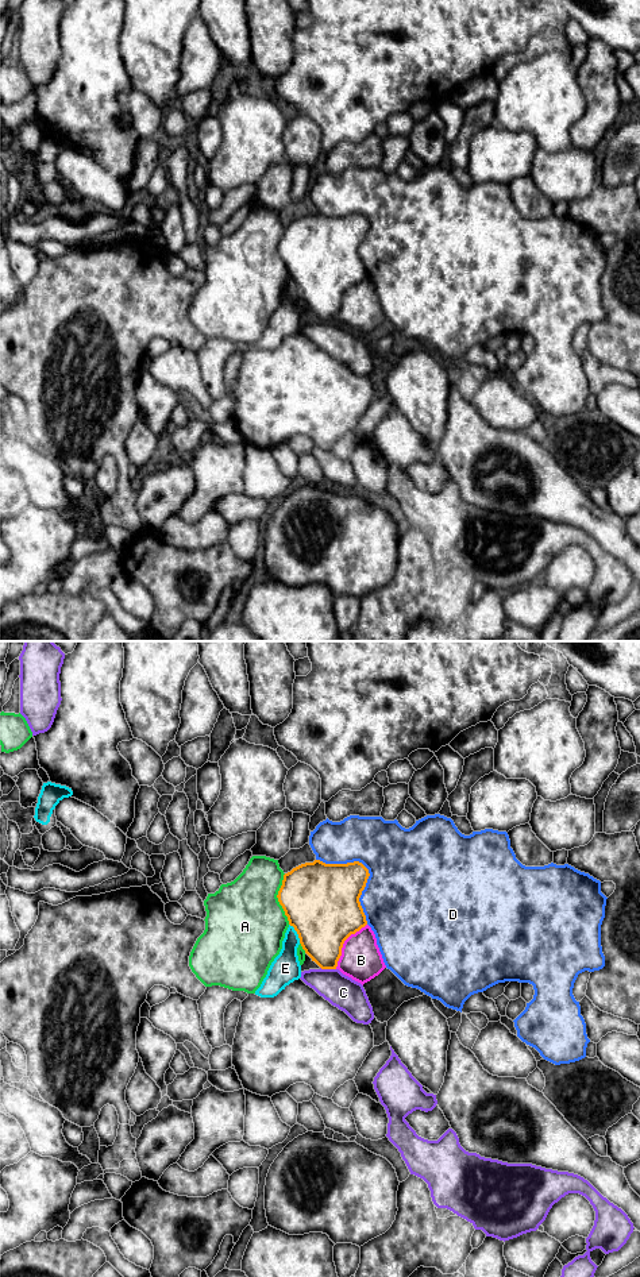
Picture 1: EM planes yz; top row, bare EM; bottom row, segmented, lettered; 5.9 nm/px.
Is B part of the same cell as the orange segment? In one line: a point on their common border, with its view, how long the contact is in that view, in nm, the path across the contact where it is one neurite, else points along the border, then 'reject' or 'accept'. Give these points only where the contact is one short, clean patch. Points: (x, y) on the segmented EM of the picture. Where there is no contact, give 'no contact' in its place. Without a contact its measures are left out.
meets orange in yz at (343, 942); contact 320 nm long; accept

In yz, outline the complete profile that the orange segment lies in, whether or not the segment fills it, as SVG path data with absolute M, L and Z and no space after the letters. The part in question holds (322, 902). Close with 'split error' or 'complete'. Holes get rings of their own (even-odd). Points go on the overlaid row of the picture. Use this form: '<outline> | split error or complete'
M315 860L285 873L277 895L289 925L297 931L300 944L312 961L321 969L339 969L362 985L386 968L359 902L369 876L369 869L359 861L325 864Z | split error

